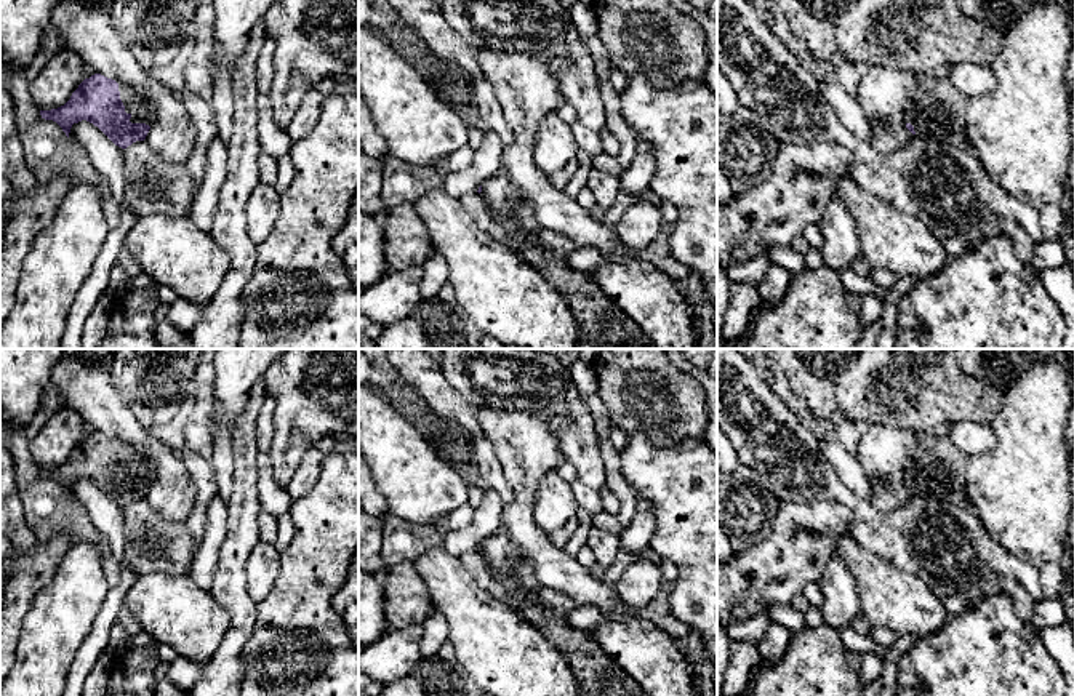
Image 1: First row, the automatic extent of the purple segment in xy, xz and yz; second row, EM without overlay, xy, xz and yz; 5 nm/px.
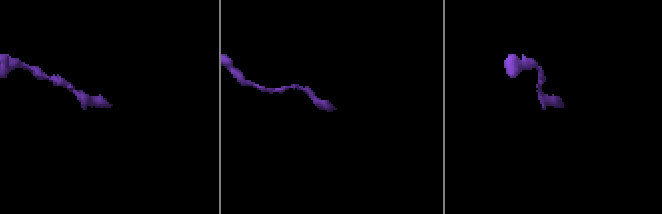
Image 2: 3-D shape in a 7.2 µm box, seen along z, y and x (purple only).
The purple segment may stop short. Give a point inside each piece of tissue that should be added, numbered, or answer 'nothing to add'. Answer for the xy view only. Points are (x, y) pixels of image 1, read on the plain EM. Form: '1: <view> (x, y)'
1: xy (135, 461)

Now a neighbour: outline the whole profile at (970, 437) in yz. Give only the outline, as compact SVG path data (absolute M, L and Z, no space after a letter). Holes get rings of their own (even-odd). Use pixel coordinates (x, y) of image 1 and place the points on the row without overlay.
M957 422L948 427L951 442L967 456L988 451L996 443L996 434L984 422Z

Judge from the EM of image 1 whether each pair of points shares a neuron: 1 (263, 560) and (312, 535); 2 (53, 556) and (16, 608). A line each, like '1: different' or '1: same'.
1: different
2: same

